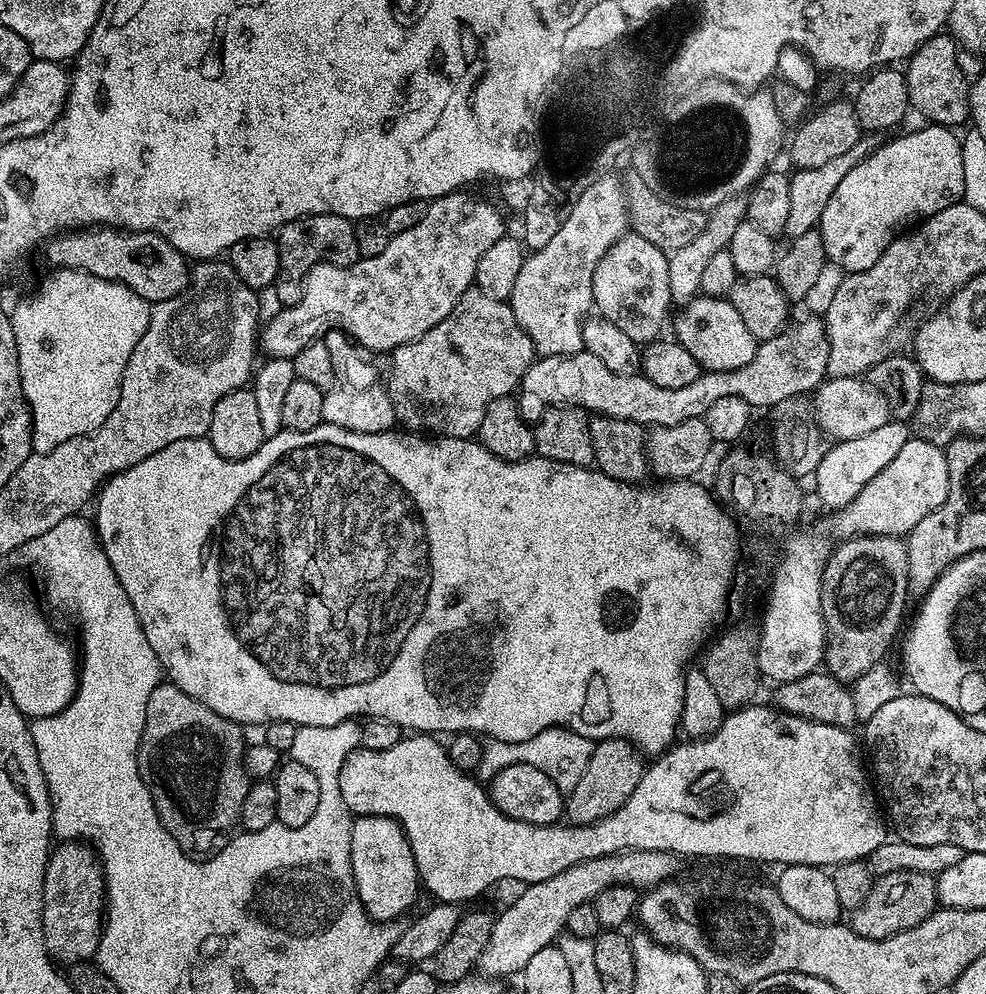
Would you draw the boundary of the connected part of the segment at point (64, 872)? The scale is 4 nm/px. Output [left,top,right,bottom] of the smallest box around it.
[42,842,106,966]

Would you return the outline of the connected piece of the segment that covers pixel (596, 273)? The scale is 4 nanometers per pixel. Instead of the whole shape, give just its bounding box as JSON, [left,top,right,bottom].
[592,234,670,346]

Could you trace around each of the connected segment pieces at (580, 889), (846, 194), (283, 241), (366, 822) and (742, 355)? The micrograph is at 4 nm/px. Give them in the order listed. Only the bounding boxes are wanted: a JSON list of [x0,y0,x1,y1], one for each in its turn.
[[478,852,682,978],[818,127,963,273],[274,214,361,308],[352,816,418,922],[676,294,758,372]]

